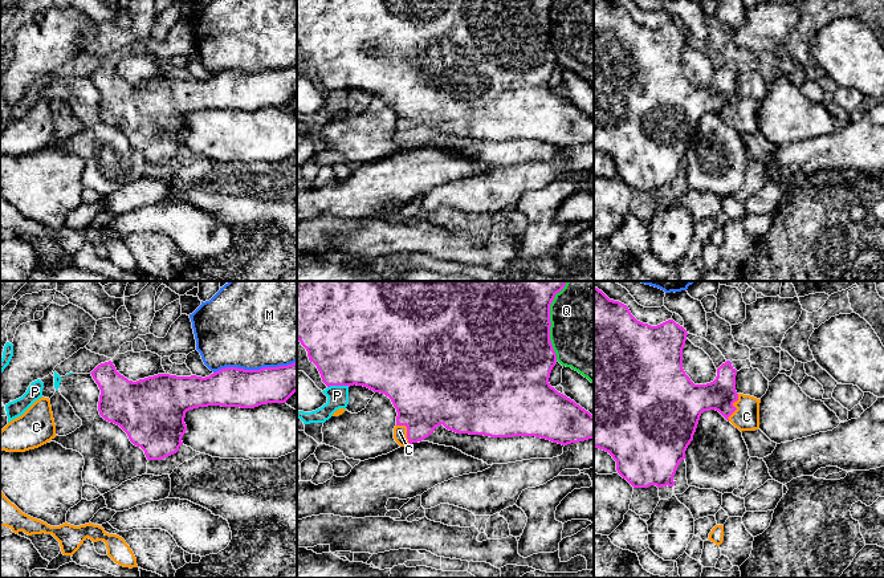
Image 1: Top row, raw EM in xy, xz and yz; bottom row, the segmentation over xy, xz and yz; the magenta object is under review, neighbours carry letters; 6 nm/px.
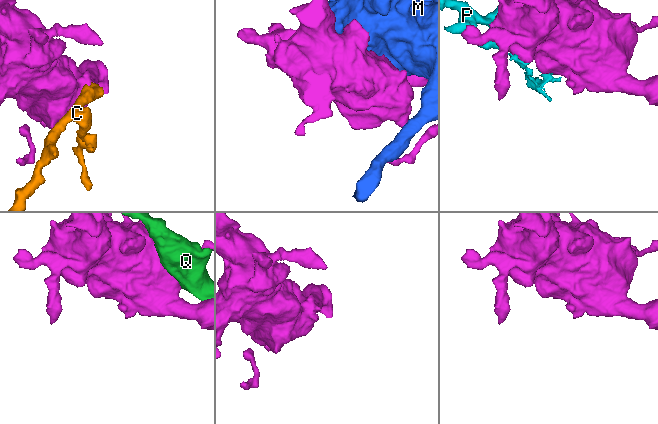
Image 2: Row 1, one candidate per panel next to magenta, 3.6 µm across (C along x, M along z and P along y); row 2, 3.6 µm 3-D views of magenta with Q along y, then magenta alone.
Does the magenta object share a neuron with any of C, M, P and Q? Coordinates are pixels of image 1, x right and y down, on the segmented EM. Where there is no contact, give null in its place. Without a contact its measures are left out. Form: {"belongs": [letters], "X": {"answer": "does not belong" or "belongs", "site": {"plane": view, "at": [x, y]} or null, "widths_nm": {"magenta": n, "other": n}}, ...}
{"belongs": ["C"], "C": {"answer": "belongs", "site": {"plane": "yz", "at": [734, 407]}, "widths_nm": {"magenta": 190, "other": 160}}, "M": {"answer": "does not belong", "site": {"plane": "xy", "at": [255, 370]}, "widths_nm": {"magenta": 240, "other": 480}}, "P": {"answer": "does not belong", "site": {"plane": "xz", "at": [338, 385]}, "widths_nm": {"magenta": 480, "other": 130}}, "Q": {"answer": "does not belong", "site": {"plane": "xz", "at": [549, 321]}, "widths_nm": {"magenta": 500, "other": 480}}}

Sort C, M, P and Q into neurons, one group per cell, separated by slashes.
C / M / P / Q

